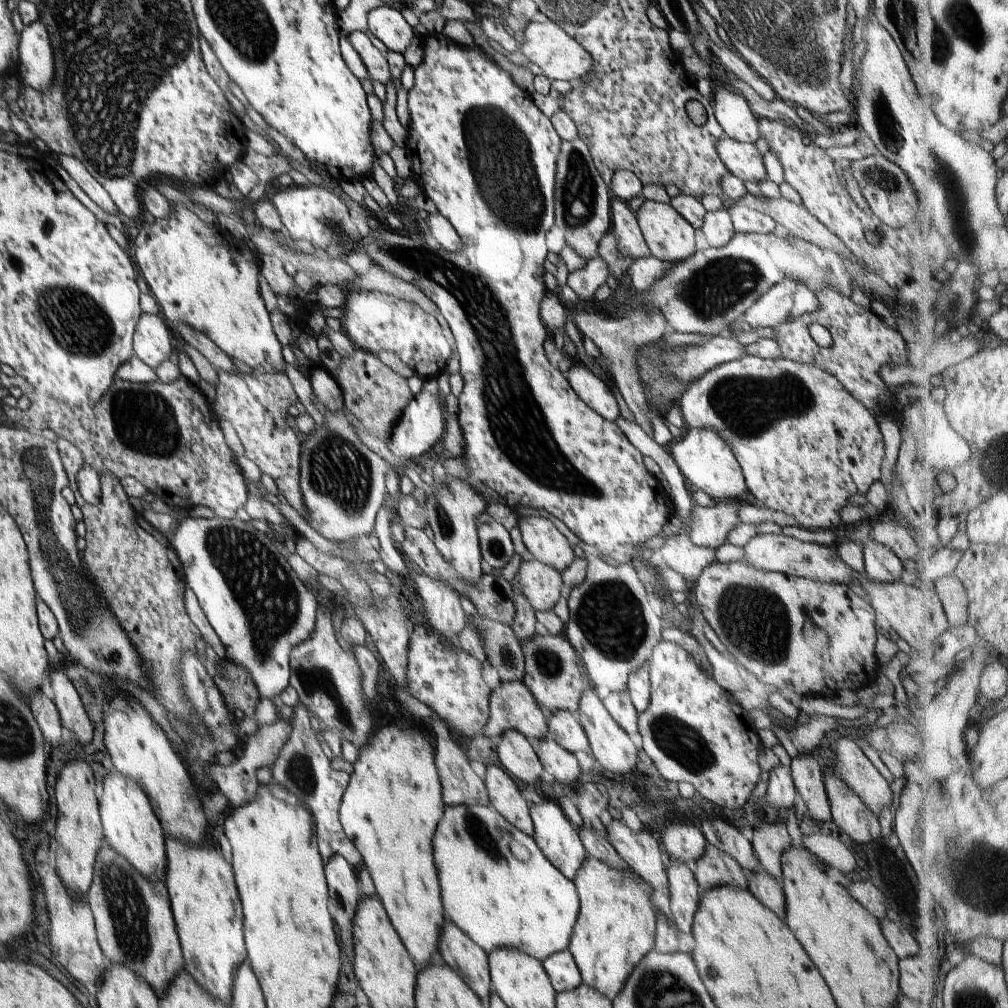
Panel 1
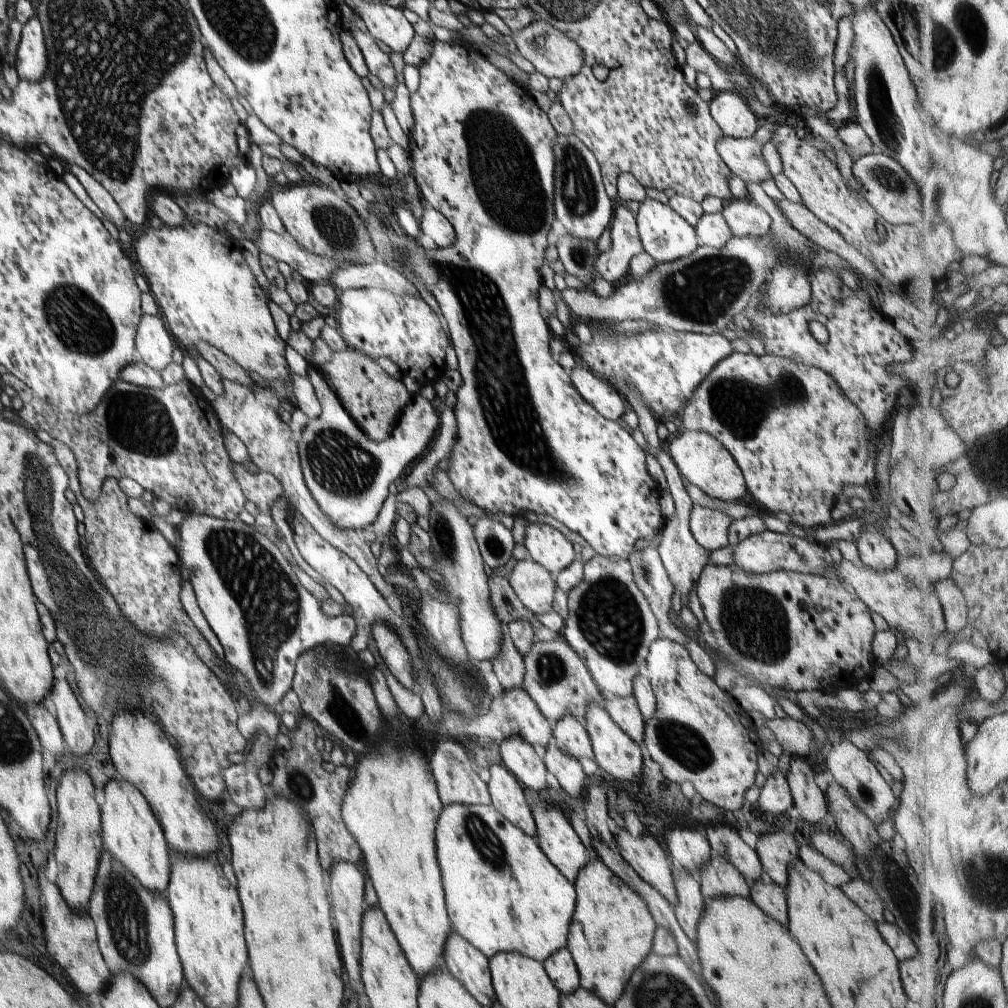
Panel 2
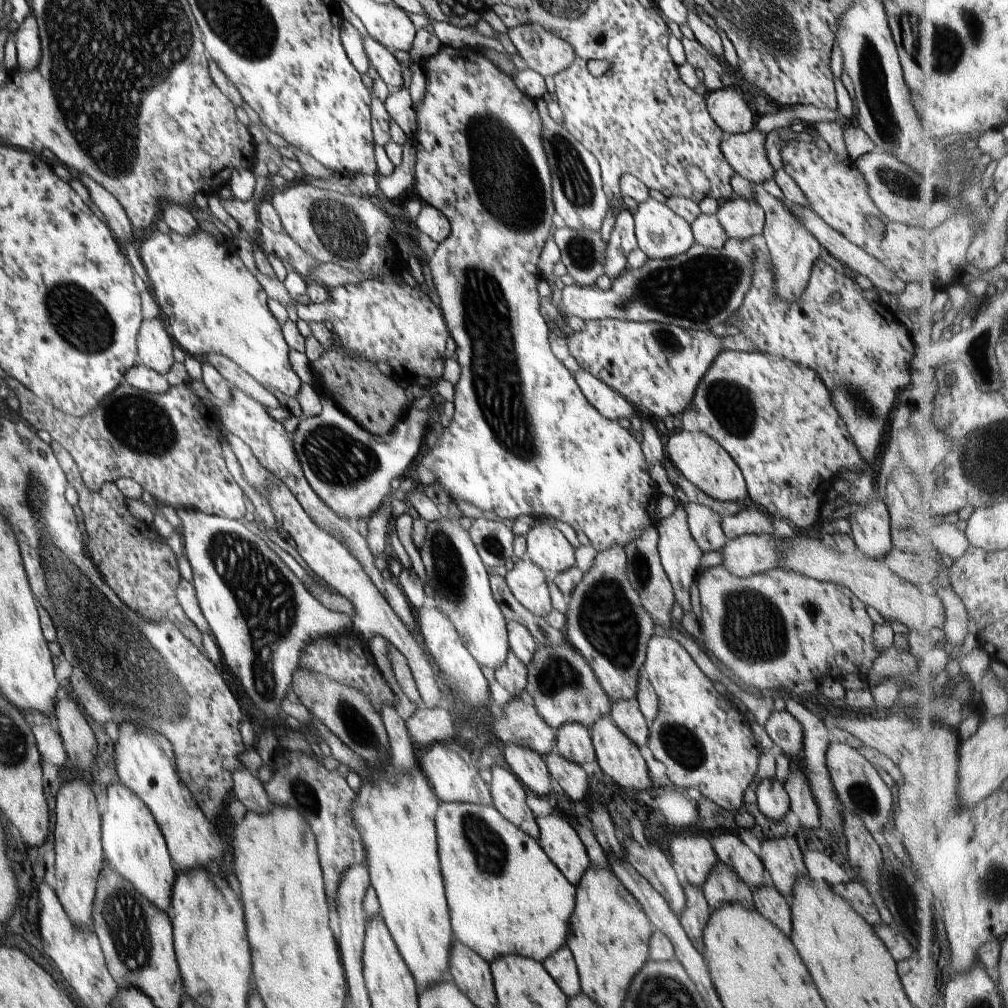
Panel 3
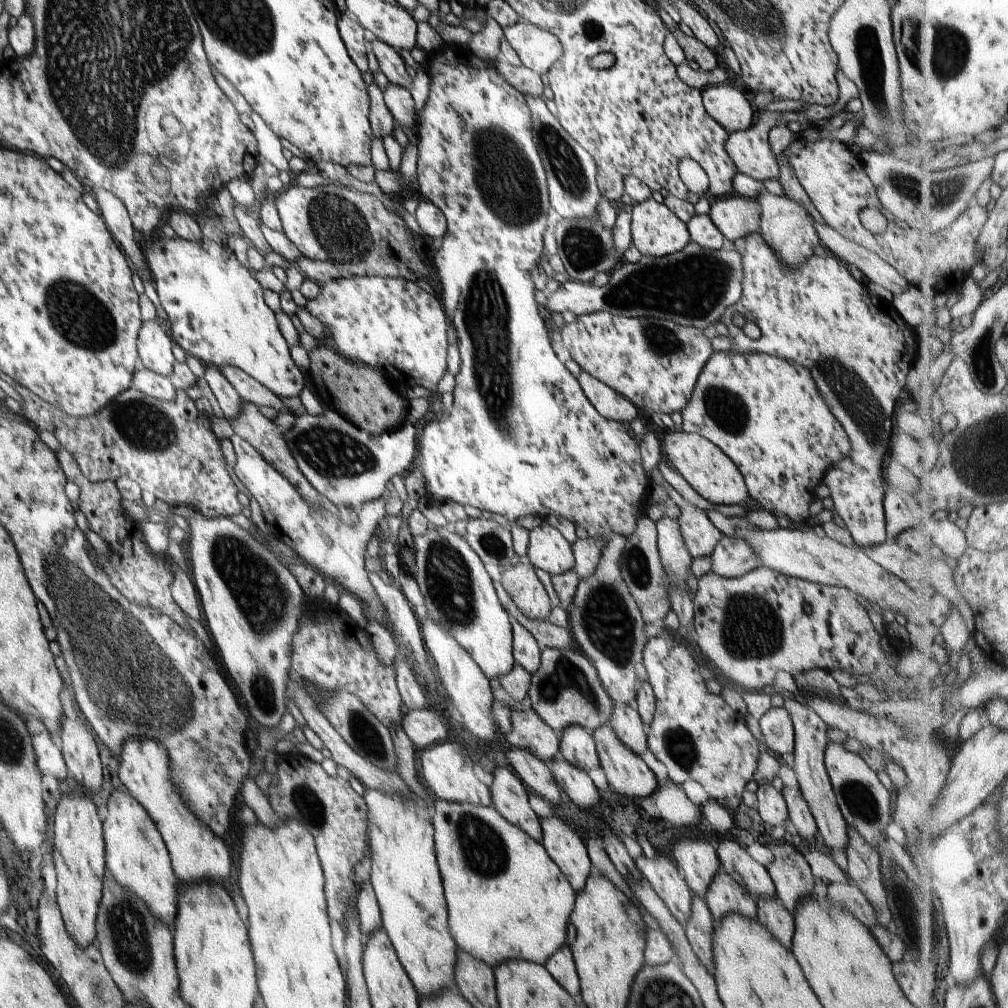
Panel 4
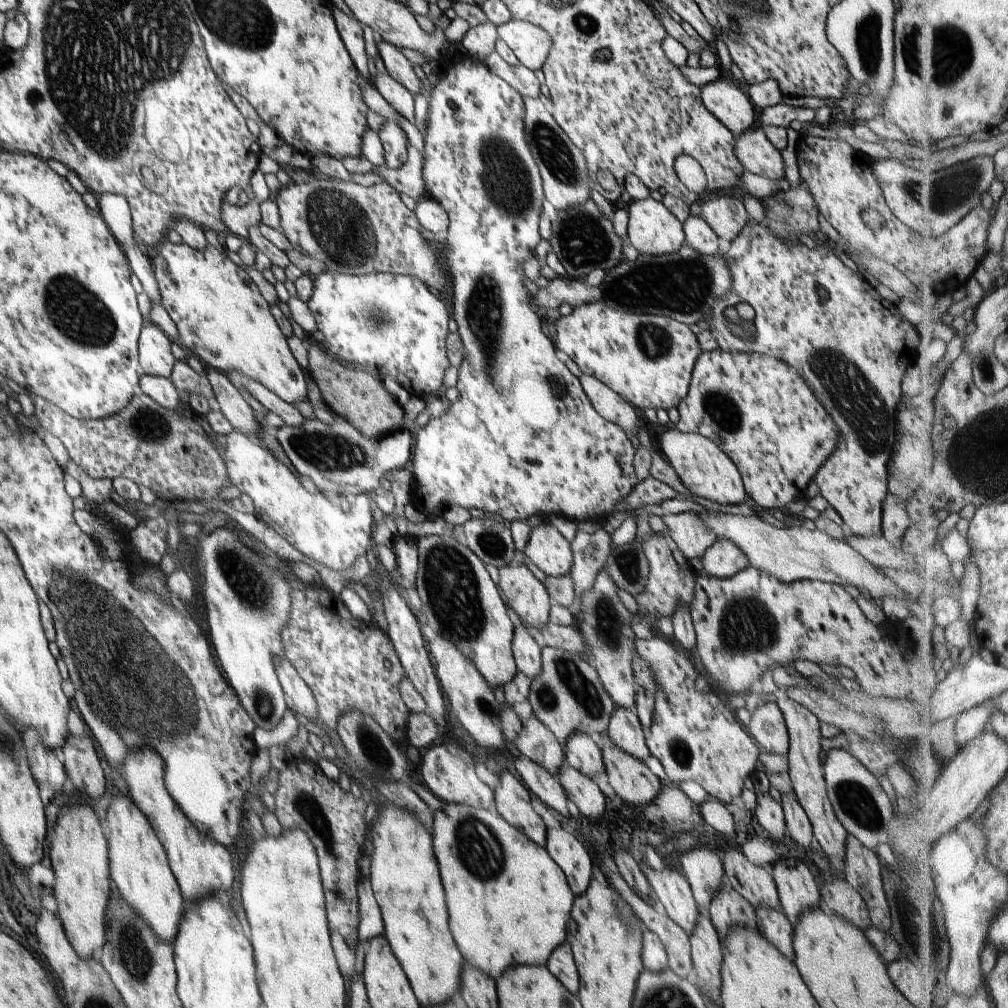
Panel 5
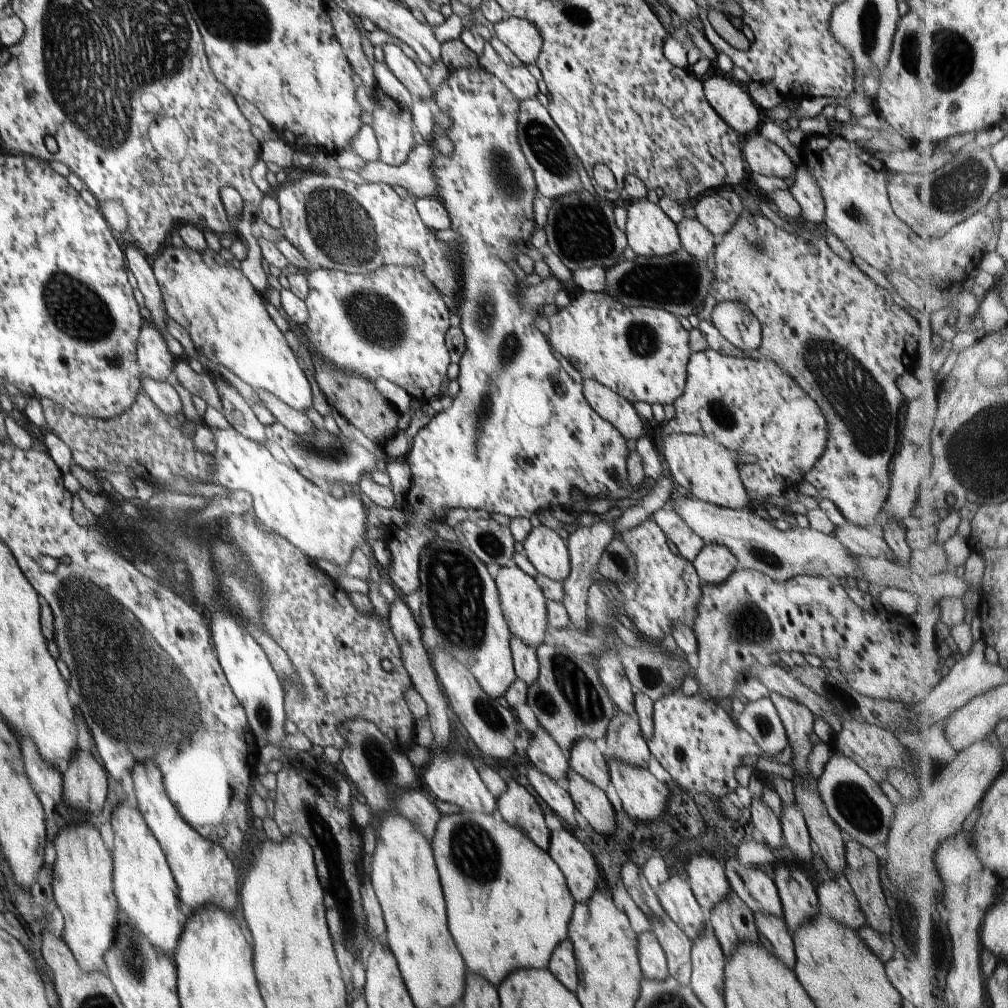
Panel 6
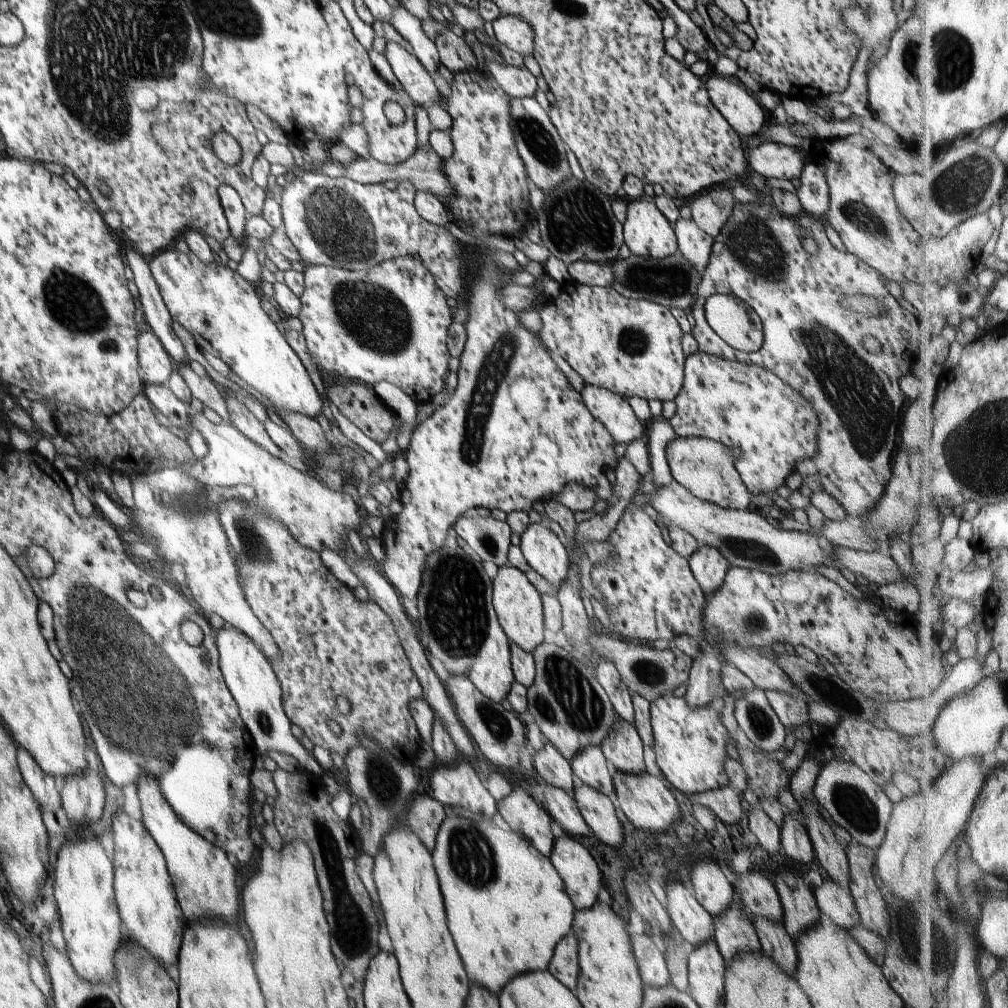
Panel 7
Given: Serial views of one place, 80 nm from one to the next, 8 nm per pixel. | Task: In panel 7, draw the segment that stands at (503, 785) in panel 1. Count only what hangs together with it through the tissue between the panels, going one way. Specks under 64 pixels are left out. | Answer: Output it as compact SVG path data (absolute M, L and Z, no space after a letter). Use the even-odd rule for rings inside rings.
M514 786L506 798L497 802L497 810L514 832L522 835L543 855L549 856L555 843L550 829L551 816L526 790Z

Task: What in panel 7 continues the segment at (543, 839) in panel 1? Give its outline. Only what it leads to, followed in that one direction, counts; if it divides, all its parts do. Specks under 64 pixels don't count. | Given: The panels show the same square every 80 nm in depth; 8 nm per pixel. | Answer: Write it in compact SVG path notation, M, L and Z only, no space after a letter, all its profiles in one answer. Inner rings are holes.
M565 834L555 838L548 857L560 873L576 910L590 908L598 900L598 890L605 885L604 875L590 852L574 837Z

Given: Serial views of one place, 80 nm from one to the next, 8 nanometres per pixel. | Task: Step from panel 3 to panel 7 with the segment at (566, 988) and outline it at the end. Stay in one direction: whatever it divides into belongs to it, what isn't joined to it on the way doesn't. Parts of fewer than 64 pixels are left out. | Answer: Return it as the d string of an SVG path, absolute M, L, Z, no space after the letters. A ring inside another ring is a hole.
M574 932L568 933L564 938L558 941L555 946L553 957L551 958L548 971L554 975L566 988L575 992L577 987L577 978L579 977L578 938Z

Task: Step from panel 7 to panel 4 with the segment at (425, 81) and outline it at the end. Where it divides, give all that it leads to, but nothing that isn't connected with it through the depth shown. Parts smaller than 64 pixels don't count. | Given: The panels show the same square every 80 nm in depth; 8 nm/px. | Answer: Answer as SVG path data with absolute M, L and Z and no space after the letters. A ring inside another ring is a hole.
M377 37L370 42L370 46L372 46L374 56L378 59L382 74L386 76L389 83L402 86L410 91L413 80L408 74L406 63L399 52Z

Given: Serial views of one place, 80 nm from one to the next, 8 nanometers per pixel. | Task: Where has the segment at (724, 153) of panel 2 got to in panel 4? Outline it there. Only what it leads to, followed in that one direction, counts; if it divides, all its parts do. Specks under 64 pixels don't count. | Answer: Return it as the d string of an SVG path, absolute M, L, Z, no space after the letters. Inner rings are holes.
M761 110L761 113L751 128L730 134L725 148L738 173L760 181L778 180L780 164L770 147L768 132L780 122L798 120L798 116L770 110Z

